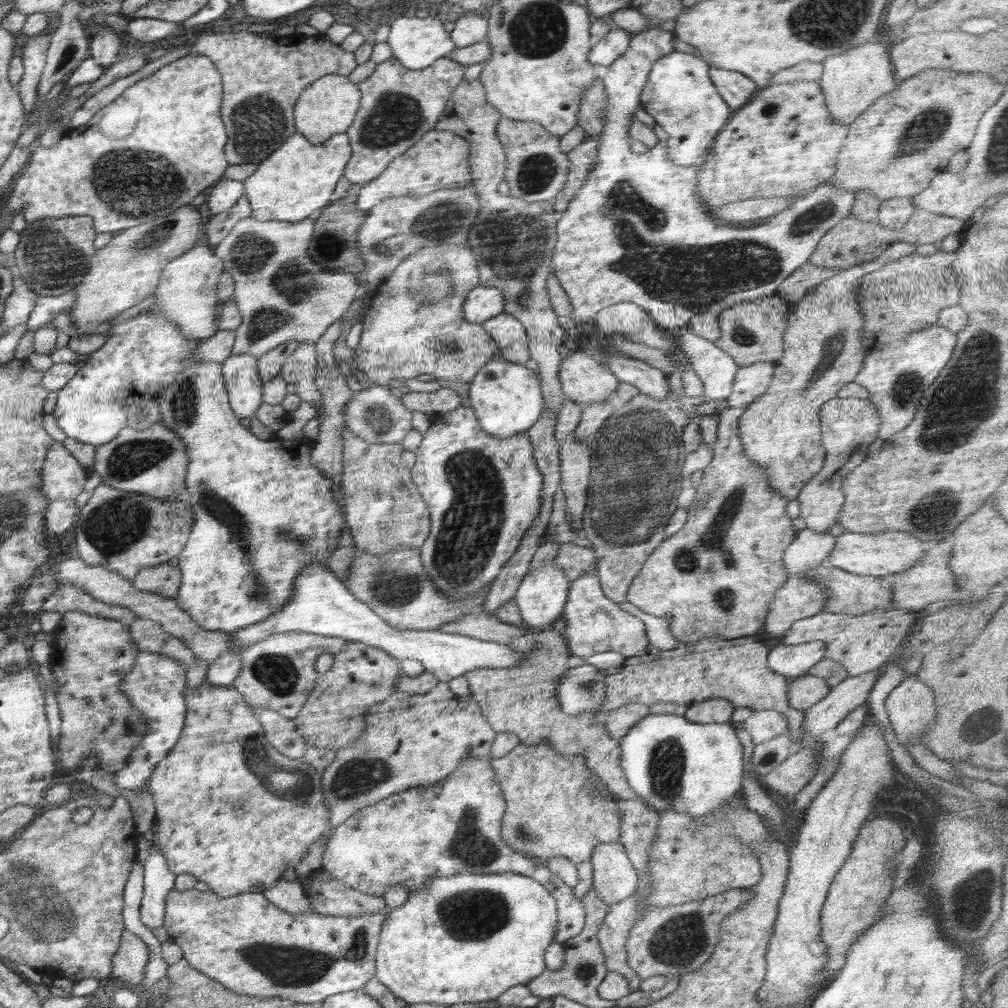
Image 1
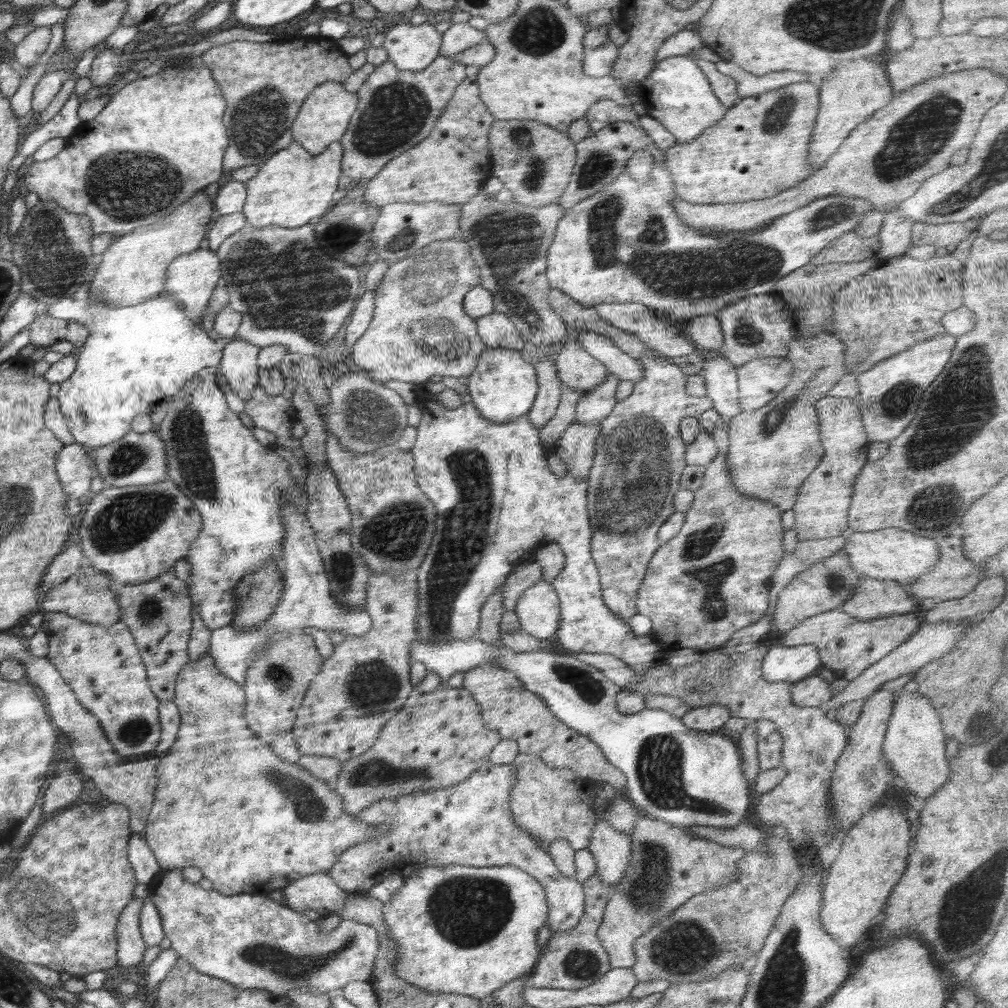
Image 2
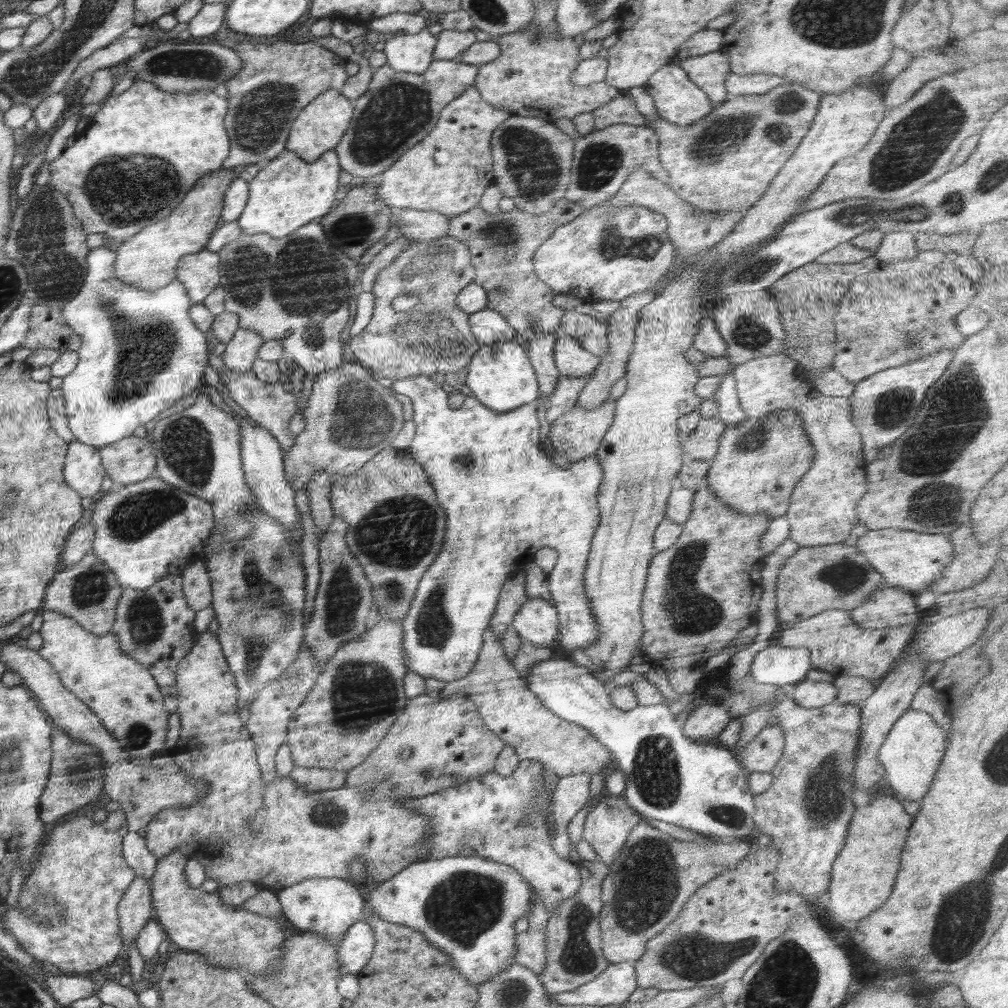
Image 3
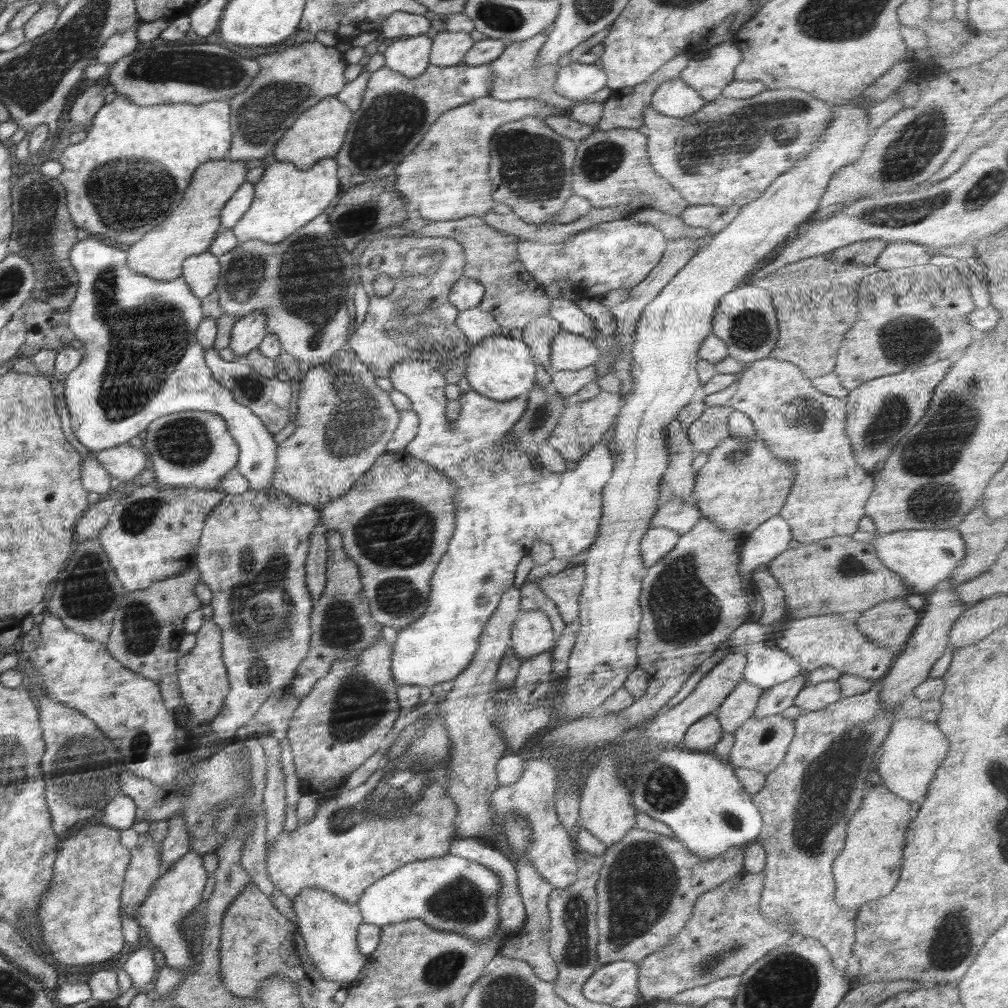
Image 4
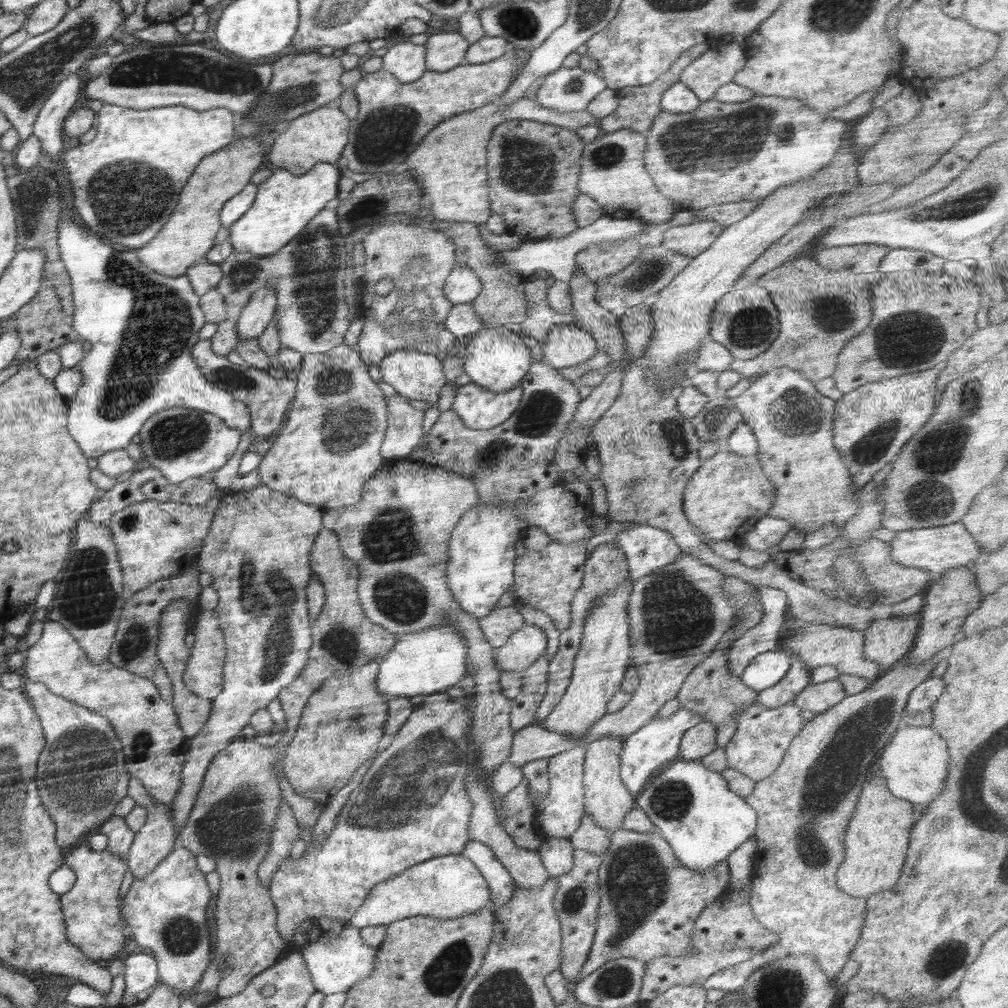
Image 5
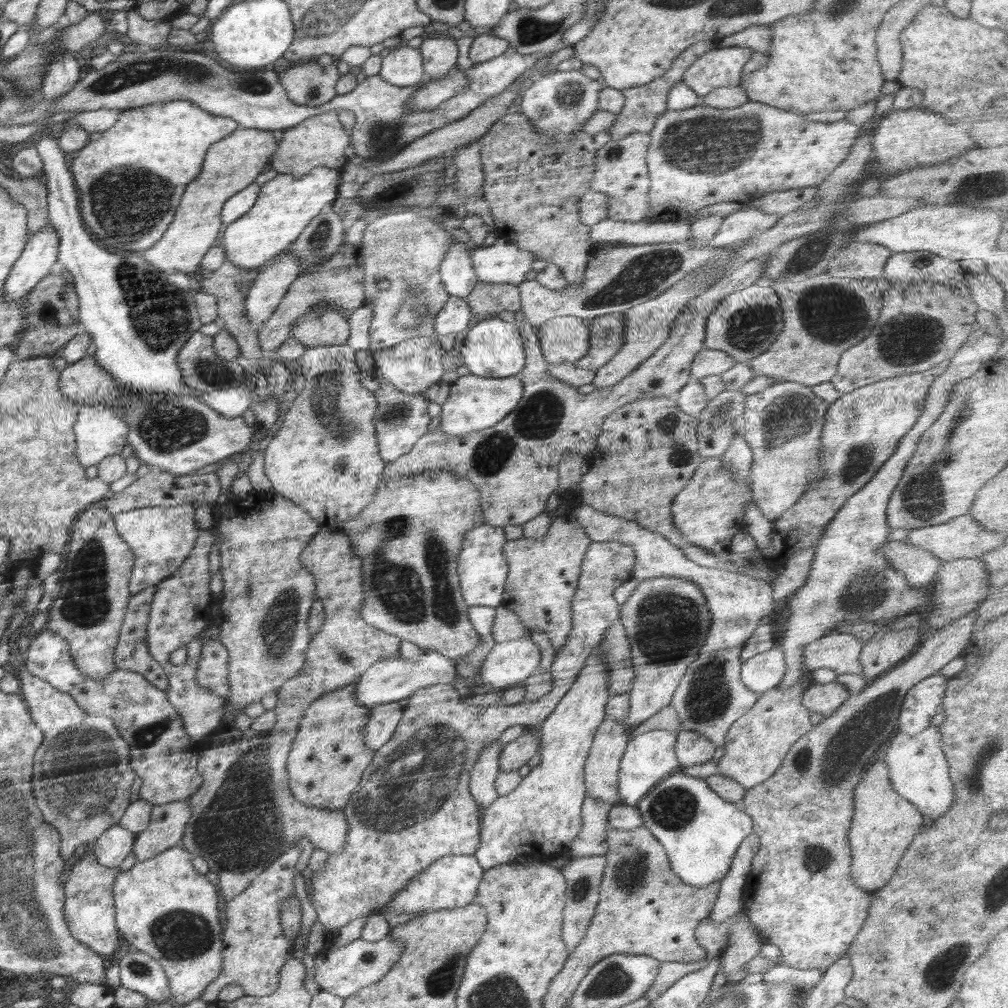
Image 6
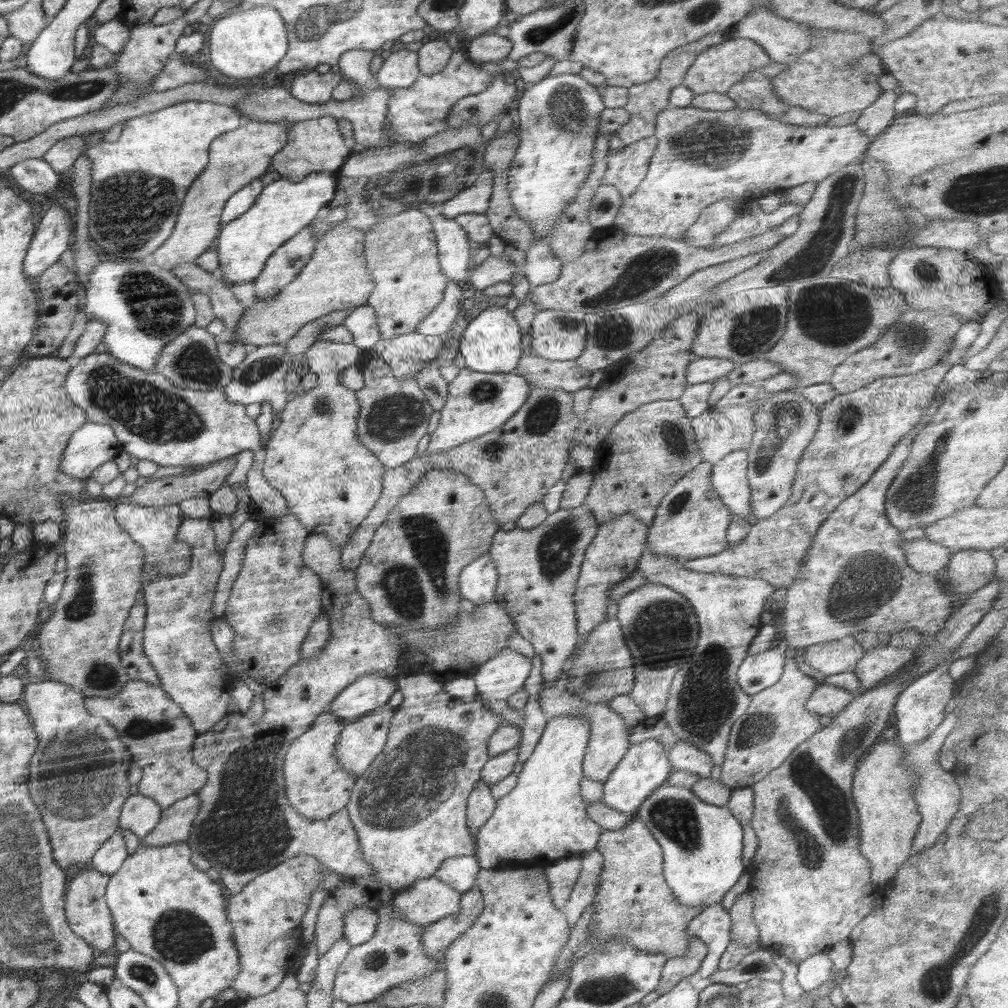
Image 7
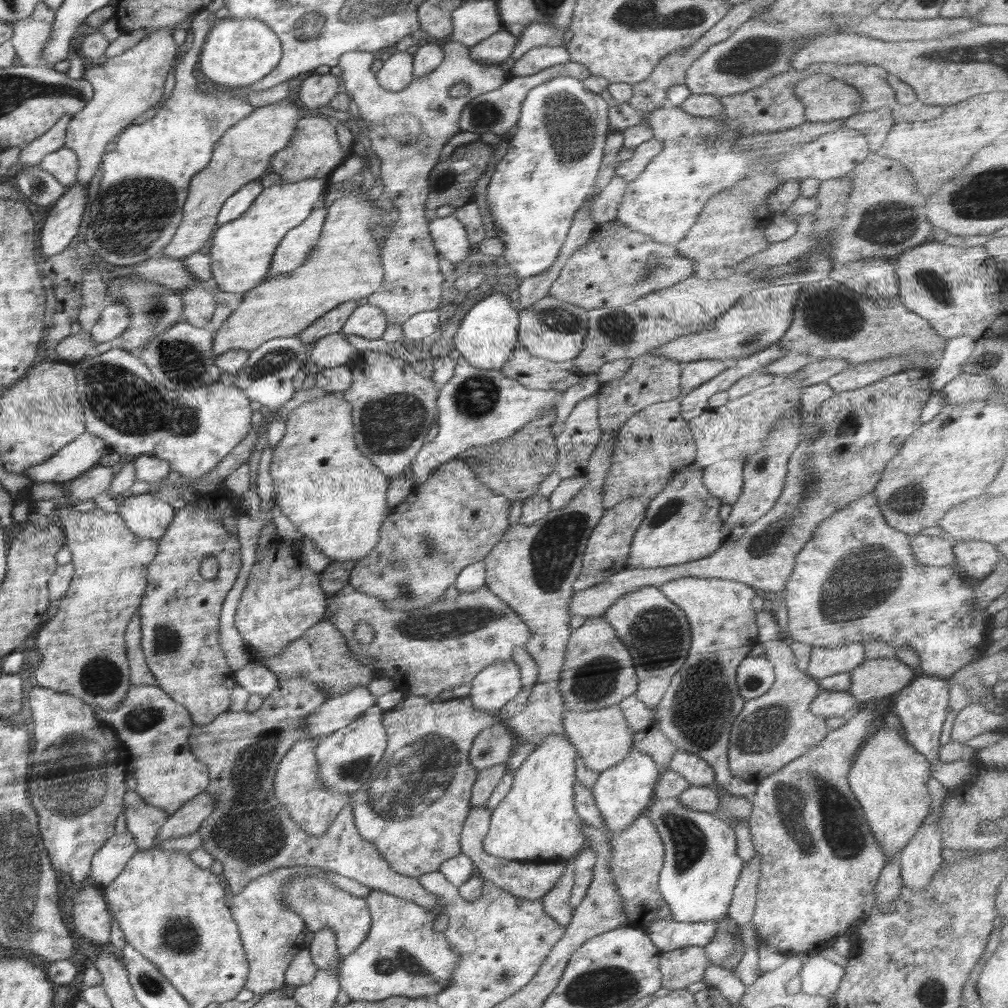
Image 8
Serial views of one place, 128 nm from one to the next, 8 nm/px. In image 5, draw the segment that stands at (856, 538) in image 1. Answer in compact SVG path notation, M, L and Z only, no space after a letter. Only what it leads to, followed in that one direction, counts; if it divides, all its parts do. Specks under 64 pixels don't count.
M960 522L950 526L902 531L889 543L892 562L898 562L900 566L906 566L906 568L926 570L926 574L930 574L930 578L935 580L942 578L948 570L972 565L970 562L982 556L982 548L976 546L974 538L966 532L966 528Z

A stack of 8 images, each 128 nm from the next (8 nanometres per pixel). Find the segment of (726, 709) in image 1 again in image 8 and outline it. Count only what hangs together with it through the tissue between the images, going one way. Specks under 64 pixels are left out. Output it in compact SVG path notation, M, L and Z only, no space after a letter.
M677 750L668 766L694 786L707 786L715 782L714 769L699 756L686 751Z

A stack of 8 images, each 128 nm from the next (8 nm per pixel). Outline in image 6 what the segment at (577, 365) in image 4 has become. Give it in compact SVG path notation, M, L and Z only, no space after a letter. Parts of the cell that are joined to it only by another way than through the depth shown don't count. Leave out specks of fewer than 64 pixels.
M555 316L537 331L542 355L548 364L575 363L588 354L589 328L578 317Z

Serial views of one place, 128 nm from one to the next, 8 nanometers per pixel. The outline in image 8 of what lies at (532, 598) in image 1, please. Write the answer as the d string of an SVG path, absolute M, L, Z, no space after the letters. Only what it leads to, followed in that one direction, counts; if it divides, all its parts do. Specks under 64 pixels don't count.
M512 660L495 662L479 672L470 683L473 707L495 715L523 689L518 665Z

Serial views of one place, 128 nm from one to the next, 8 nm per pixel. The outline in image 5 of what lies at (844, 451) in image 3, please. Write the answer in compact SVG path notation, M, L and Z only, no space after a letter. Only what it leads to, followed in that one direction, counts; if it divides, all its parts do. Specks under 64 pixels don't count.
M782 366L767 370L766 374L750 377L751 385L746 392L734 398L736 408L742 413L743 422L750 427L757 440L757 457L761 470L769 478L775 490L775 501L767 516L786 519L793 528L804 534L832 522L838 530L860 509L865 492L853 484L853 478L844 466L841 454L833 443L833 420L836 401L819 393L814 382L795 370Z

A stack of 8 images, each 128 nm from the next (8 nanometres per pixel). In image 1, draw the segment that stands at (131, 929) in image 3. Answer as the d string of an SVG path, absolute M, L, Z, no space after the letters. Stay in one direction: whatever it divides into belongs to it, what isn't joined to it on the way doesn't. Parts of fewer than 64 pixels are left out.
M124 930L121 938L120 948L113 958L112 977L119 978L124 986L132 984L144 984L145 966L149 959L149 946L137 934Z

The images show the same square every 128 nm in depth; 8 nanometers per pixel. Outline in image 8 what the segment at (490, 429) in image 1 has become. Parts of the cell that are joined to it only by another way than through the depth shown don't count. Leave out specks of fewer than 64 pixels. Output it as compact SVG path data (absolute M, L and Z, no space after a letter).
M494 291L474 304L464 316L454 335L454 348L468 364L478 369L499 369L509 362L515 349L520 347L518 331L519 315L514 302Z

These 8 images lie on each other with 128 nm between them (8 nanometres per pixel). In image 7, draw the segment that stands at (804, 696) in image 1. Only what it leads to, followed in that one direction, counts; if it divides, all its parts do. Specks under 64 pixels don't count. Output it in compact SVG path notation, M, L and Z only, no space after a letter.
M820 684L805 704L805 709L819 716L834 717L852 703L852 691L846 691L830 684Z

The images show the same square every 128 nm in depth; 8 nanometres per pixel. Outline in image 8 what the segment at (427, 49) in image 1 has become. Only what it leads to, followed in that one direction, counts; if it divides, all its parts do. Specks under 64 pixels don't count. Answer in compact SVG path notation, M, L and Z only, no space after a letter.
M397 51L383 62L375 76L380 87L388 91L399 92L406 89L415 80L413 55Z

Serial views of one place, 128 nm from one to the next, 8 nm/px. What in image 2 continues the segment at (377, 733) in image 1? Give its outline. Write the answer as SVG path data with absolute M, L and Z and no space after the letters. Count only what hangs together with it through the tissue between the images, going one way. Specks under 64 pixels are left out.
M416 706L401 708L394 718L386 722L376 742L364 754L341 763L341 771L329 785L343 796L343 811L346 814L356 815L367 806L387 798L398 798L406 794L454 786L466 780L475 770L488 762L492 749L502 739L496 731L487 729L483 718L478 716L464 716L464 718L452 716L452 718L444 718L442 722L434 718L432 712L422 710L422 724L426 726L426 730L432 732L416 732Z

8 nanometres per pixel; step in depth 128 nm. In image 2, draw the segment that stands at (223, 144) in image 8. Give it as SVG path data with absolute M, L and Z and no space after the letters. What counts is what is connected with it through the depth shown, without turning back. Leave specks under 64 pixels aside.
M198 191L192 198L178 206L165 218L154 224L141 226L132 234L116 236L116 240L99 256L99 265L92 280L94 299L100 299L112 307L137 305L165 290L164 281L168 265L177 257L200 249L208 224L214 212L213 200Z

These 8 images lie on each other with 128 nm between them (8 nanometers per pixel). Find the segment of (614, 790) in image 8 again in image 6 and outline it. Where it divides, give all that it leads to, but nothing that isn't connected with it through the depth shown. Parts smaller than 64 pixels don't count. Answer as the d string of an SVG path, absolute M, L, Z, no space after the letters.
M681 727L677 730L651 730L629 739L619 766L617 784L617 793L622 804L636 807L638 801L642 800L662 778L681 768L675 753L675 742L680 731Z

